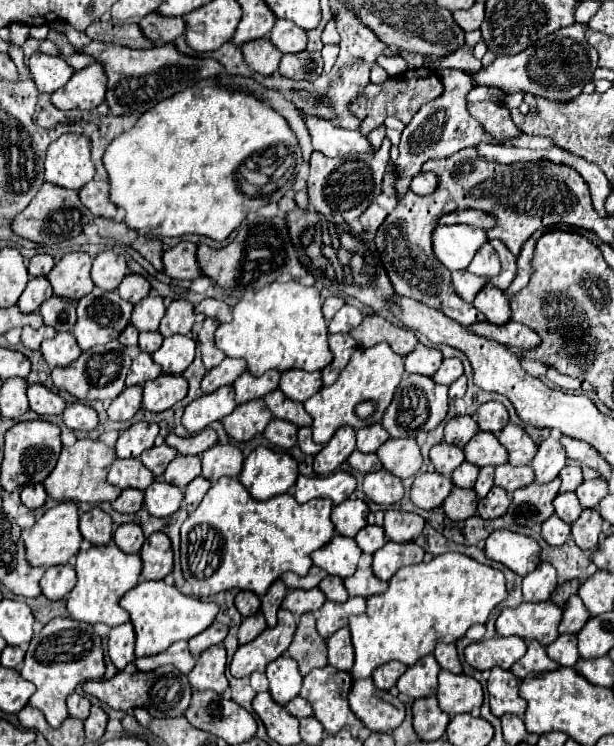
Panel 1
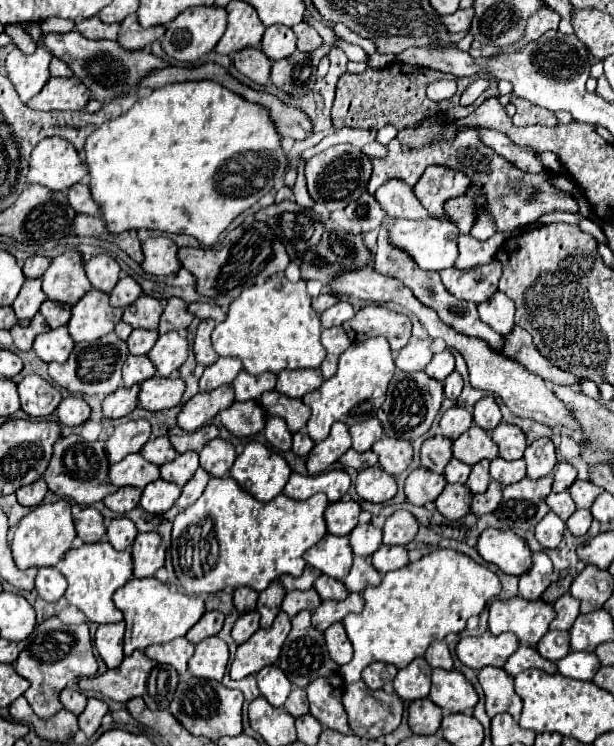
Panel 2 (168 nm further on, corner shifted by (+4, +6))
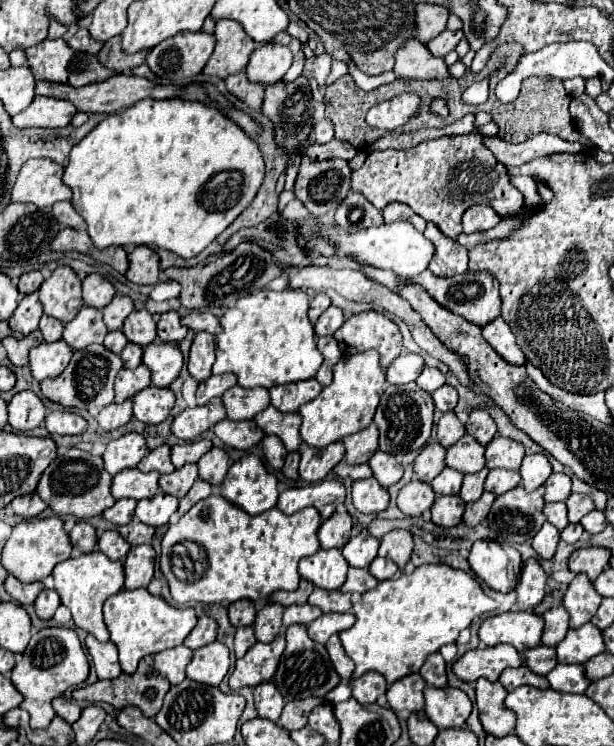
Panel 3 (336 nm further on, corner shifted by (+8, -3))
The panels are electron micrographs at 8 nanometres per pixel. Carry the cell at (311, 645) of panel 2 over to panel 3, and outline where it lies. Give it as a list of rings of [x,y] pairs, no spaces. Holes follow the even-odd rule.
[[[295,624],[295,626],[287,628],[287,648],[281,656],[273,682],[279,688],[279,692],[283,694],[285,702],[289,702],[289,700],[299,700],[299,698],[309,698],[309,696],[325,698],[327,692],[333,690],[341,682],[341,678],[337,676],[333,664],[327,656],[325,646],[313,642],[307,636],[307,628],[303,624]]]

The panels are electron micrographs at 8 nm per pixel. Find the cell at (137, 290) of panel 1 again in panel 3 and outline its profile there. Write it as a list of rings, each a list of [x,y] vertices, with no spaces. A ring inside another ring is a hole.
[[[115,294],[113,300],[103,308],[103,322],[109,330],[119,330],[125,318],[133,312],[133,300],[123,294]]]

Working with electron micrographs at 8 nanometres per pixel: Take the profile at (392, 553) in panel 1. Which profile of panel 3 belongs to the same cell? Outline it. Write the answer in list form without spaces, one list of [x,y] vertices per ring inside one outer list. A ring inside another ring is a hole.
[[[375,558],[369,566],[369,572],[381,582],[381,580],[389,580],[395,576],[395,572],[399,570],[399,566],[393,562],[393,560],[387,560],[387,558]]]

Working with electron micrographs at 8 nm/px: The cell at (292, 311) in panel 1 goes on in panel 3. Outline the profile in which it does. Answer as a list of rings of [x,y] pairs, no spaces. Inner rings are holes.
[[[261,290],[237,300],[237,304],[221,316],[223,332],[215,336],[217,360],[213,374],[233,372],[239,378],[237,384],[243,388],[271,388],[313,378],[323,356],[315,346],[317,336],[307,318],[307,310],[309,298],[301,290]]]

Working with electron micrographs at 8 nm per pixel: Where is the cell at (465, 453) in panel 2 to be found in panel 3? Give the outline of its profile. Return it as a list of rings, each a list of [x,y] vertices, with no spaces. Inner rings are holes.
[[[465,434],[461,440],[457,440],[445,456],[445,464],[449,468],[459,470],[461,474],[479,472],[485,468],[485,446],[477,444],[473,436]]]

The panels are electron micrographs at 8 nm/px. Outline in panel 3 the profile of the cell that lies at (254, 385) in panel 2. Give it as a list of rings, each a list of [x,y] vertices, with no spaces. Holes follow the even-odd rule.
[[[233,386],[223,394],[229,420],[247,420],[269,406],[267,388],[241,388]]]

